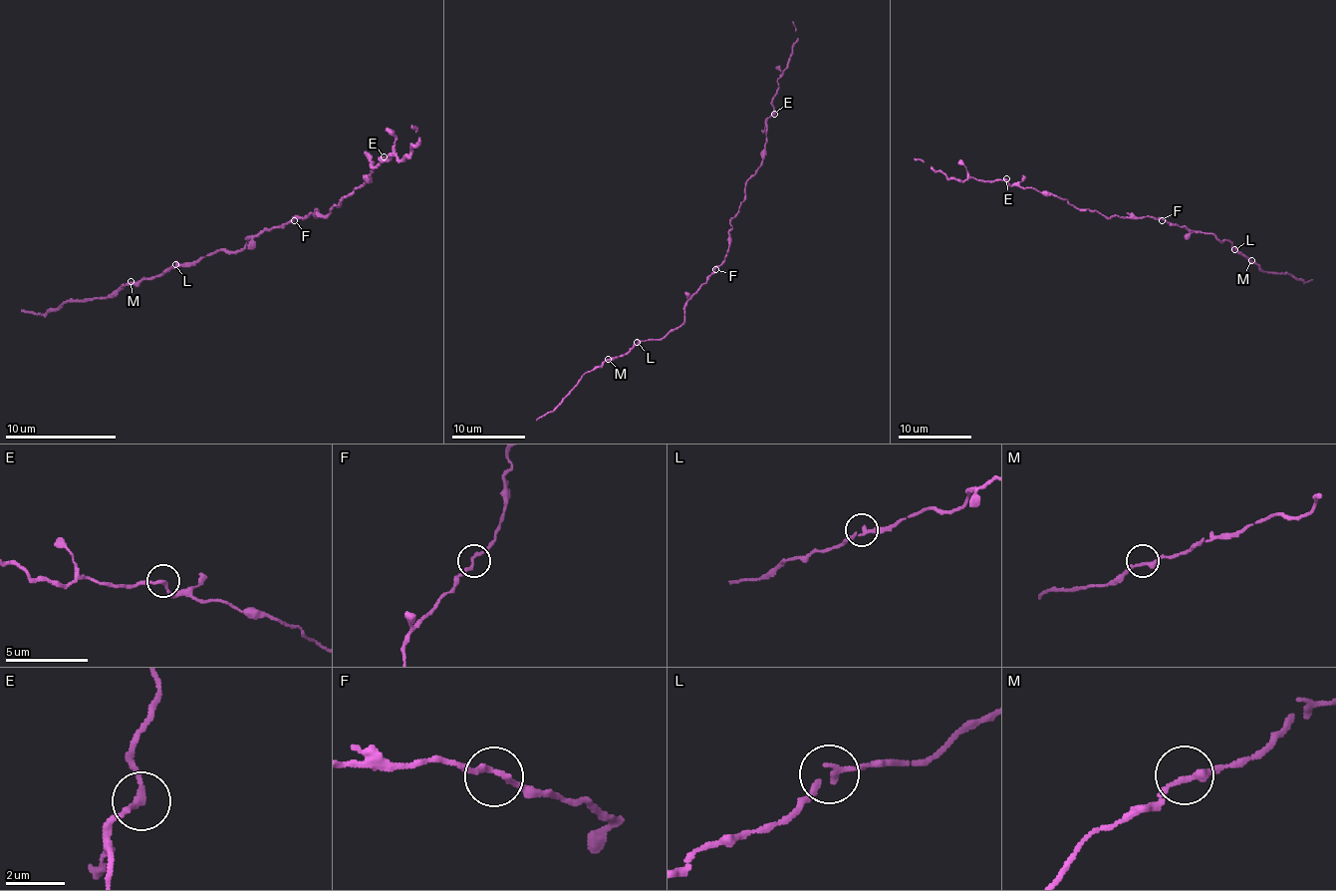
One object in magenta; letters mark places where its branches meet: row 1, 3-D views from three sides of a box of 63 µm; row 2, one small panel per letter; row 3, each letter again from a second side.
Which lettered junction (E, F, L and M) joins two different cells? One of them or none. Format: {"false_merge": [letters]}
{"false_merge": []}

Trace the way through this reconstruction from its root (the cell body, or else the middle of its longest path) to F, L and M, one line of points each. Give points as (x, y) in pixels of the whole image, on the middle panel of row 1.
F: (724, 256), (715, 269)
L: (724, 256), (686, 304), (684, 320), (677, 328), (669, 329), (661, 339), (637, 342)
M: (724, 256), (686, 304), (684, 320), (677, 328), (669, 329), (661, 339), (637, 342), (626, 353), (608, 359)

